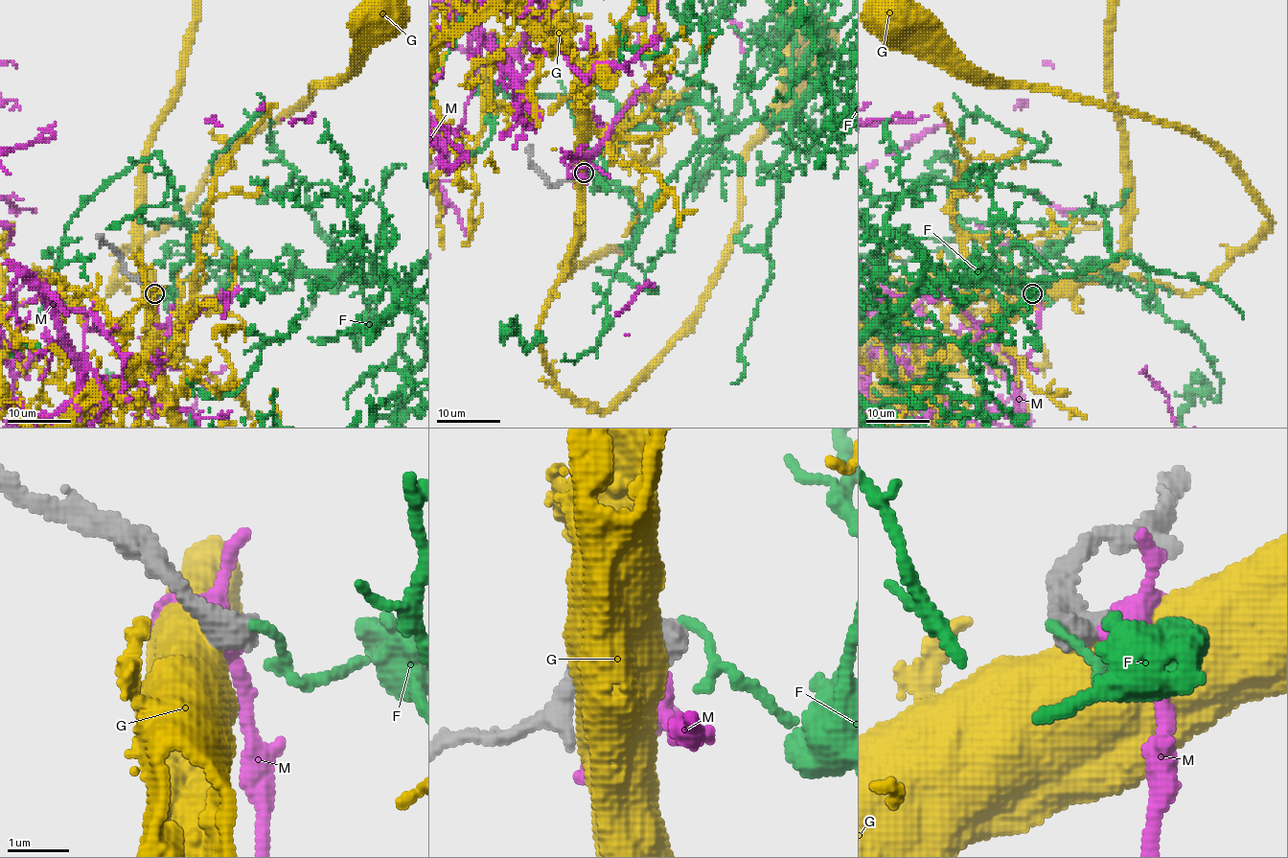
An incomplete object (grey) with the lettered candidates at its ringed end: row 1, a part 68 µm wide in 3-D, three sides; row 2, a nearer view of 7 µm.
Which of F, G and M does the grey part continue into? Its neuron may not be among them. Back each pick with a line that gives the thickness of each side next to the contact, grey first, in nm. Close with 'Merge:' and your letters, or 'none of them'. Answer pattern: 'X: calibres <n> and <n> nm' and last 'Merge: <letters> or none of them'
Merge: none of them

